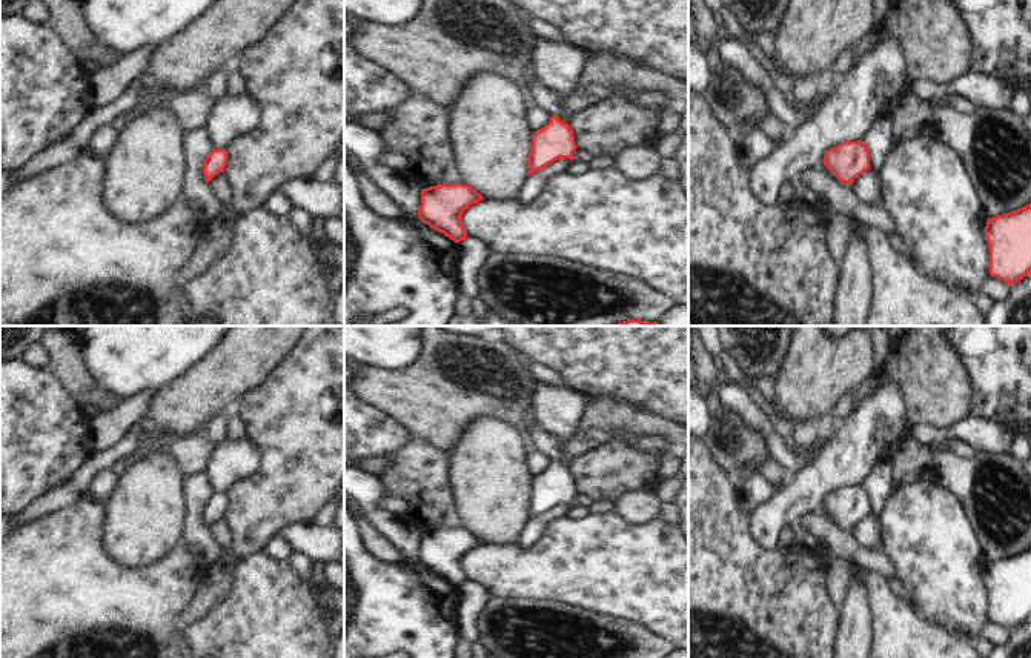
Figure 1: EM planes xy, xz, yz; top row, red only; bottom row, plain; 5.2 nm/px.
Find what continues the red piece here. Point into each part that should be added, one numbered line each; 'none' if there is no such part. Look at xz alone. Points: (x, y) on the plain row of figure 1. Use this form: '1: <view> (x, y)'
1: xz (549, 445)

